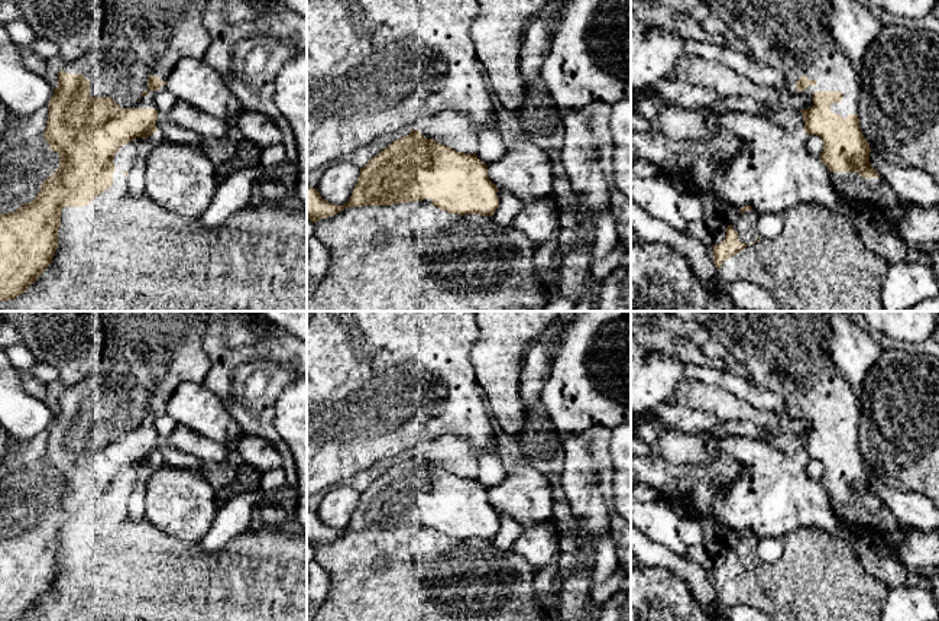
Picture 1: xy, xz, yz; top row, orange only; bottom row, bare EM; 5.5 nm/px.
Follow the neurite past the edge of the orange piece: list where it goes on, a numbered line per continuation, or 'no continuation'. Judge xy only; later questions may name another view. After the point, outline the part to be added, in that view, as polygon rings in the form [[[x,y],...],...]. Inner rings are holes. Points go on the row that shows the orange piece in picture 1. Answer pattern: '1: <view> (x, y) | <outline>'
1: xy (141, 38) | [[[103,0],[106,23],[97,46],[80,59],[65,65],[68,74],[82,74],[90,81],[91,97],[110,97],[122,109],[155,109],[155,97],[166,90],[148,90],[148,78],[158,75],[166,81],[184,58],[203,59],[211,36],[205,29],[204,13],[208,0]]]

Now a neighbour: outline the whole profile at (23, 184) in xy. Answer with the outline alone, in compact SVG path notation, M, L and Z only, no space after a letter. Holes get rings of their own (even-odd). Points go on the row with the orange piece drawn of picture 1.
M46 149L27 162L14 162L14 171L0 182L0 204L17 201L20 206L38 197L42 182L59 168L59 153Z

